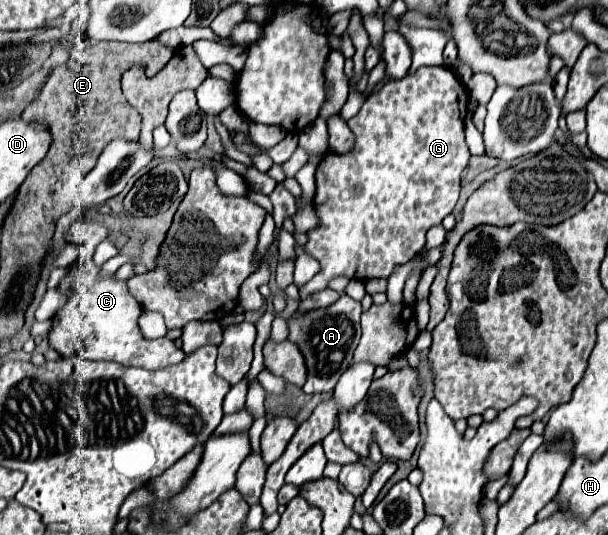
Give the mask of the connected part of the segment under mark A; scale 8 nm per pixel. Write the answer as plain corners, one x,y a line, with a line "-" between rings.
342,295
336,303
332,303
326,309
318,309
306,315
292,315
288,319
290,327
288,339
298,343
308,365
308,379
302,387
306,393
332,391
338,377
348,369
354,349
358,347
360,341
360,315
362,315
360,301

